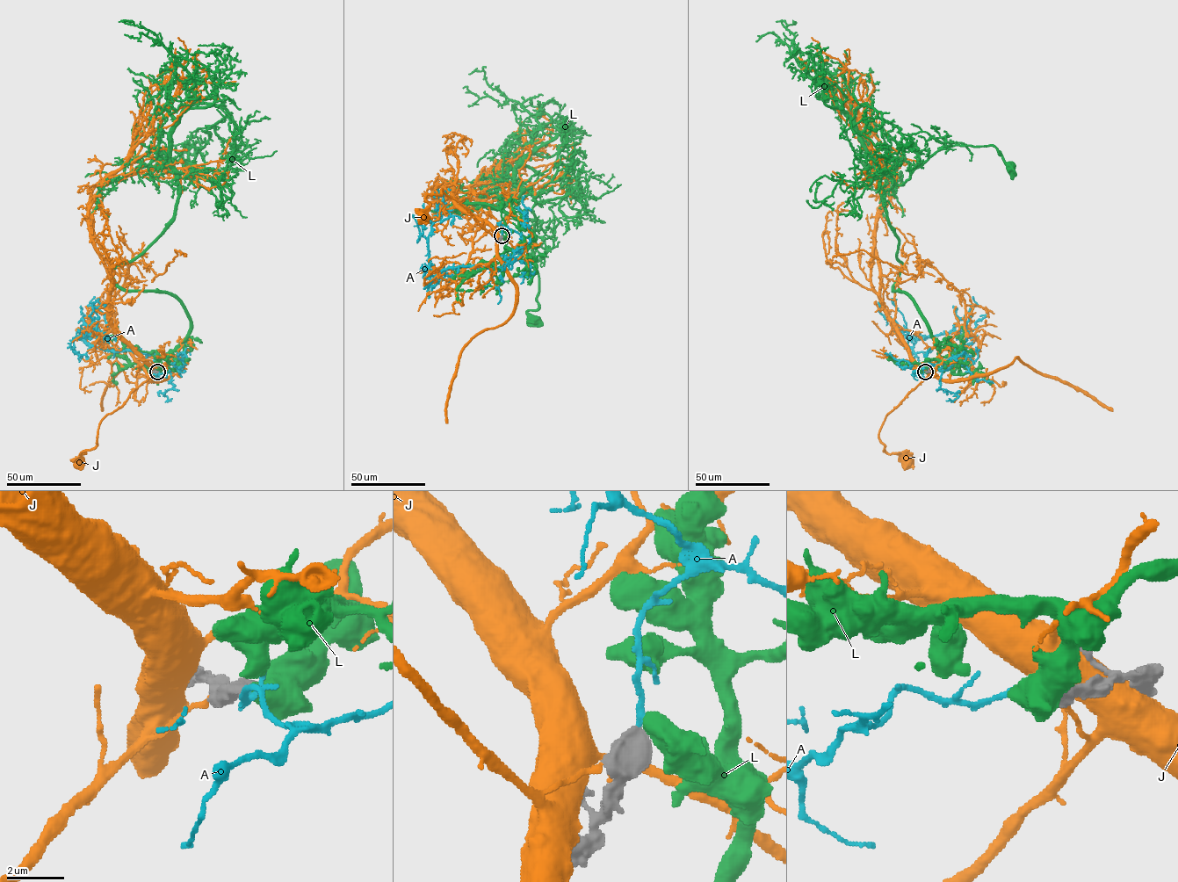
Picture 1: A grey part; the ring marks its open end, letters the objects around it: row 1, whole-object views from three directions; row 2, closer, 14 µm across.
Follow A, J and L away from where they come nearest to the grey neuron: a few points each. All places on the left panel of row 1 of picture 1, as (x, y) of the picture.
A: (157, 372), (178, 365), (150, 353), (85, 343), (84, 333), (94, 330), (90, 314), (104, 307)
J: (155, 372), (120, 407), (103, 419), (97, 444), (83, 451), (81, 454), (85, 453), (78, 463)
L: (158, 372), (190, 317), (167, 292), (123, 290), (112, 271), (173, 216), (193, 145), (183, 154), (191, 166)

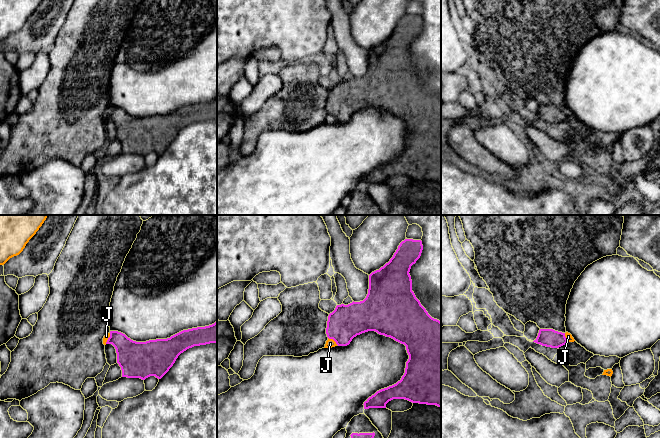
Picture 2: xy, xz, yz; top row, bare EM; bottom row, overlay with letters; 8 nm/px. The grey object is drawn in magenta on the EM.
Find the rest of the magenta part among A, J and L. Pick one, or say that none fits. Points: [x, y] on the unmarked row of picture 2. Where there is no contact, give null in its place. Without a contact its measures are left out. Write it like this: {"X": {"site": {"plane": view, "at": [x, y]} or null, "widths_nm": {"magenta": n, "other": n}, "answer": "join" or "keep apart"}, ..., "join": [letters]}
{"A": {"site": null, "answer": "join"}, "J": {"site": {"plane": "xz", "at": [333, 115]}, "widths_nm": {"magenta": 280, "other": 70}, "answer": "keep apart"}, "L": {"site": null, "answer": "keep apart"}, "join": ["A"]}

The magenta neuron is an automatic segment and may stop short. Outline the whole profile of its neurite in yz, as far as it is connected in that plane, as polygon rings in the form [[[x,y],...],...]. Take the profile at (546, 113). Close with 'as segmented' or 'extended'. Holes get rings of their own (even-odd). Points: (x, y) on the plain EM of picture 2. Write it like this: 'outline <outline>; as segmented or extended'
outline [[[540,105],[533,118],[546,123],[559,124],[567,119],[567,115],[565,109],[553,105]]]; as segmented

